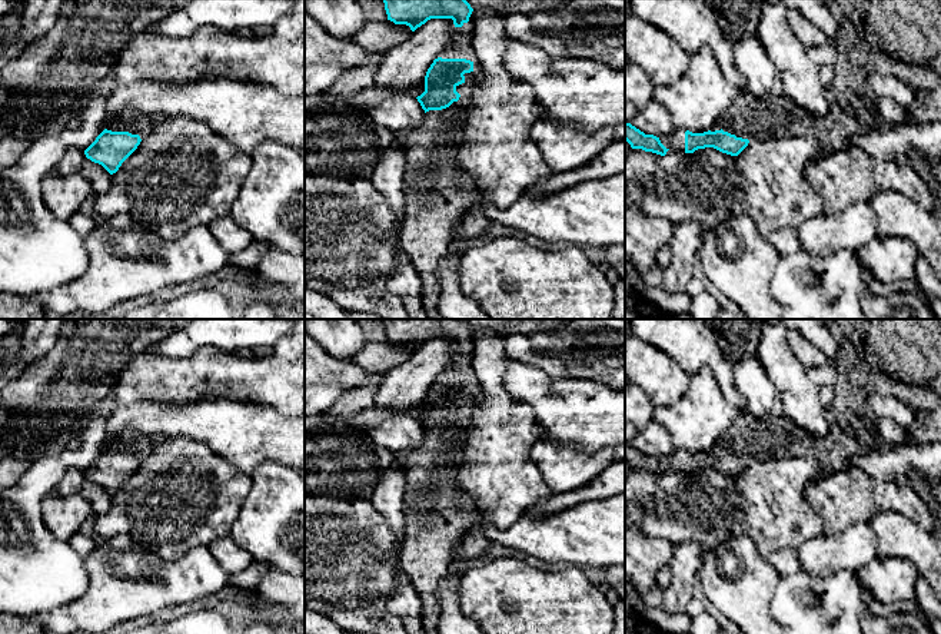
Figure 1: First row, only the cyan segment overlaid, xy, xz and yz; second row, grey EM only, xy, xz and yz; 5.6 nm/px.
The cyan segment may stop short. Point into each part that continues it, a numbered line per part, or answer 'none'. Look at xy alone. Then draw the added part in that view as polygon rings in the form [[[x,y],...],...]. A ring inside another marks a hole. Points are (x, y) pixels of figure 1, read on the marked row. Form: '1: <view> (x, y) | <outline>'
1: xy (132, 120) | [[[133,107],[123,109],[106,126],[112,132],[129,132],[132,135],[144,135],[149,129],[166,119],[164,114],[144,114]]]

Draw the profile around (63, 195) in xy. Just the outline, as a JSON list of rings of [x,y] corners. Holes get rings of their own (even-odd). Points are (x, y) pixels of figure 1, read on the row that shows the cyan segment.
[[[50,172],[41,180],[43,202],[61,220],[69,220],[79,212],[90,193],[90,183],[79,172],[67,176]]]

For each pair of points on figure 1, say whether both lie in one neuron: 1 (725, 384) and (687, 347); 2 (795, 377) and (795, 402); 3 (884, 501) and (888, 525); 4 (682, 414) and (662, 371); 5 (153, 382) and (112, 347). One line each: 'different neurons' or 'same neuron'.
1: same neuron
2: same neuron
3: different neurons
4: different neurons
5: different neurons

